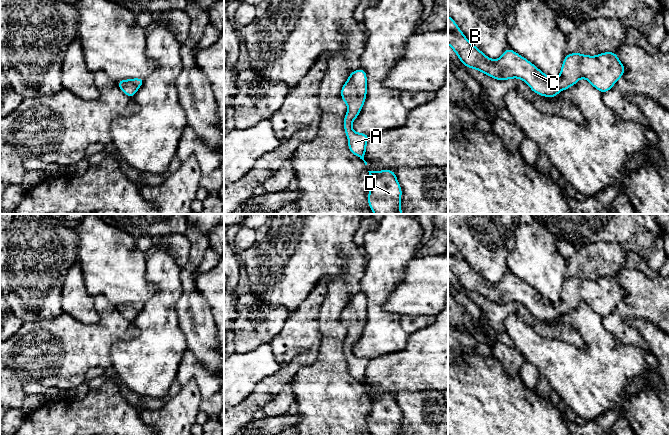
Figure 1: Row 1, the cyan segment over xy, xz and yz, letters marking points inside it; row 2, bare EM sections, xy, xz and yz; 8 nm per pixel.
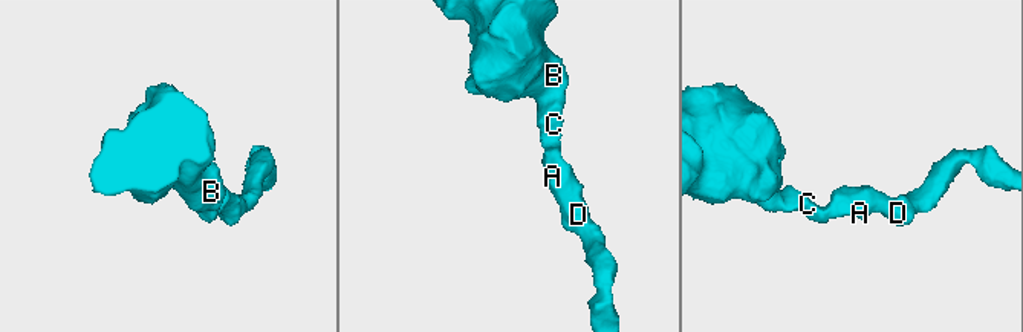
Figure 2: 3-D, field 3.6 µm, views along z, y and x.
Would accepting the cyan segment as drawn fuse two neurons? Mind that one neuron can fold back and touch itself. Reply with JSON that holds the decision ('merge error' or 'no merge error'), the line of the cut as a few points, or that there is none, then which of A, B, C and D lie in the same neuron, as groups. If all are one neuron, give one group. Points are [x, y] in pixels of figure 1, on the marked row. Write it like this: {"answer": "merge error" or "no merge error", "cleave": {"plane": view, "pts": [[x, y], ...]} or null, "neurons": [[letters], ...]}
{"answer": "no merge error", "cleave": null, "neurons": [["A", "B", "C", "D"]]}

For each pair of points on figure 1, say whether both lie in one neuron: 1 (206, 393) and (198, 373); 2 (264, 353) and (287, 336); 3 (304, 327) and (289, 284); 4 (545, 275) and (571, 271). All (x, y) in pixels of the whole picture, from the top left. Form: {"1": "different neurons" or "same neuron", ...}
{"1": "same neuron", "2": "different neurons", "3": "different neurons", "4": "different neurons"}

